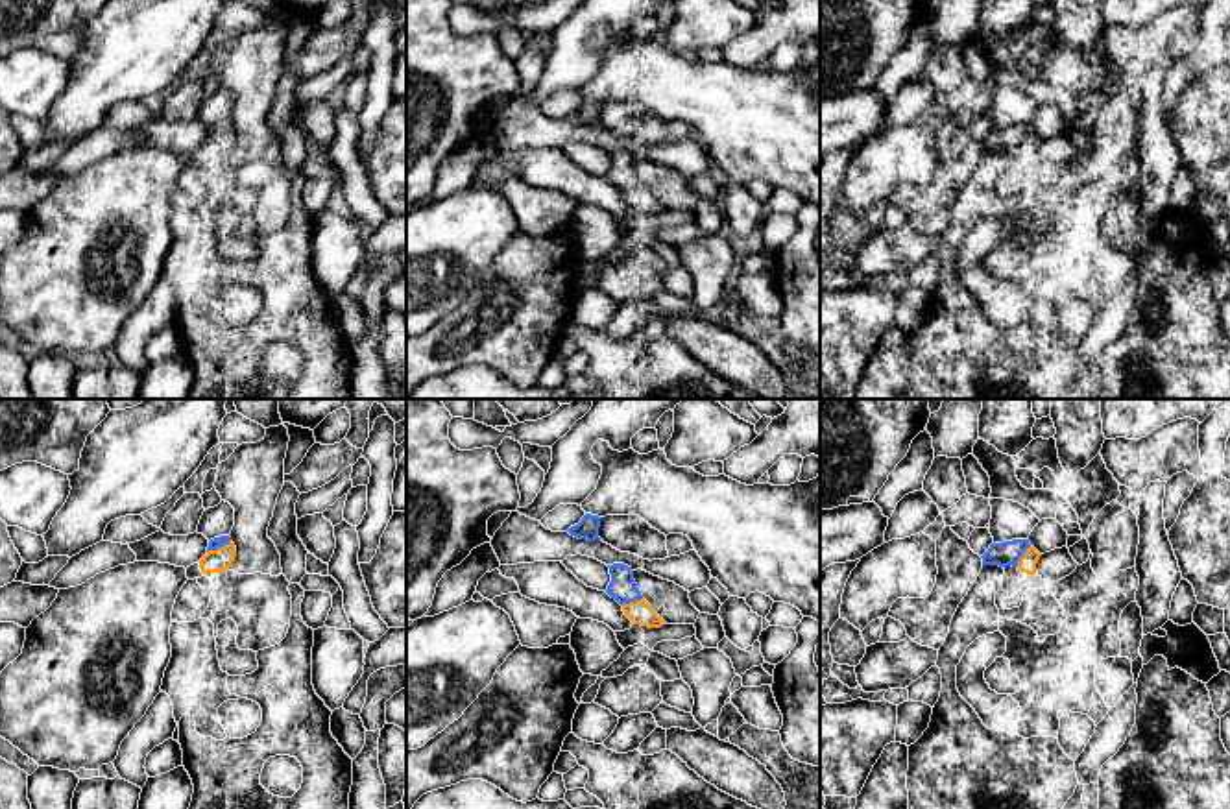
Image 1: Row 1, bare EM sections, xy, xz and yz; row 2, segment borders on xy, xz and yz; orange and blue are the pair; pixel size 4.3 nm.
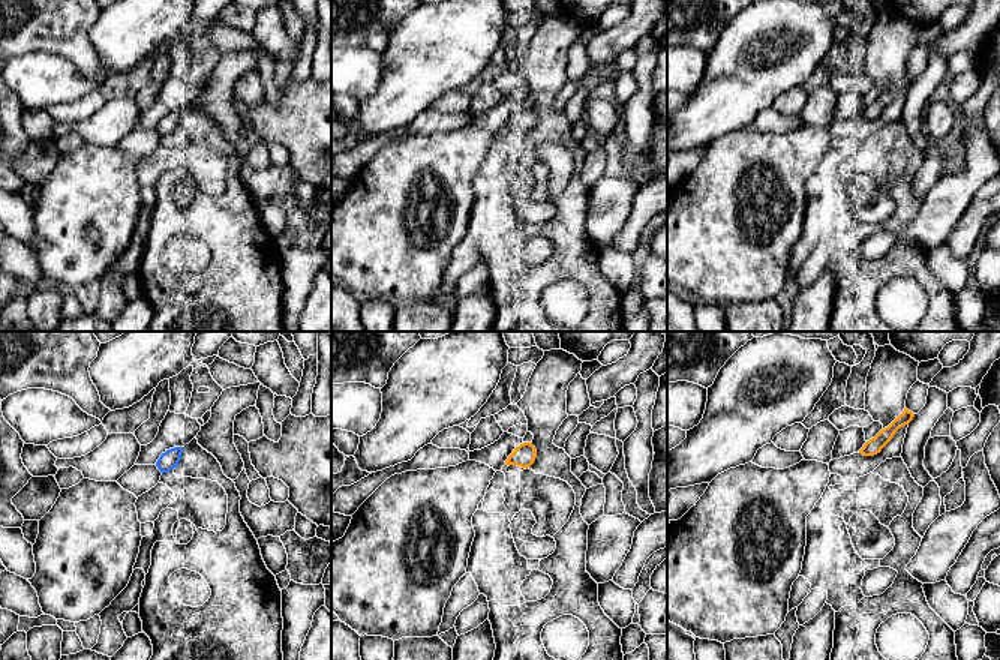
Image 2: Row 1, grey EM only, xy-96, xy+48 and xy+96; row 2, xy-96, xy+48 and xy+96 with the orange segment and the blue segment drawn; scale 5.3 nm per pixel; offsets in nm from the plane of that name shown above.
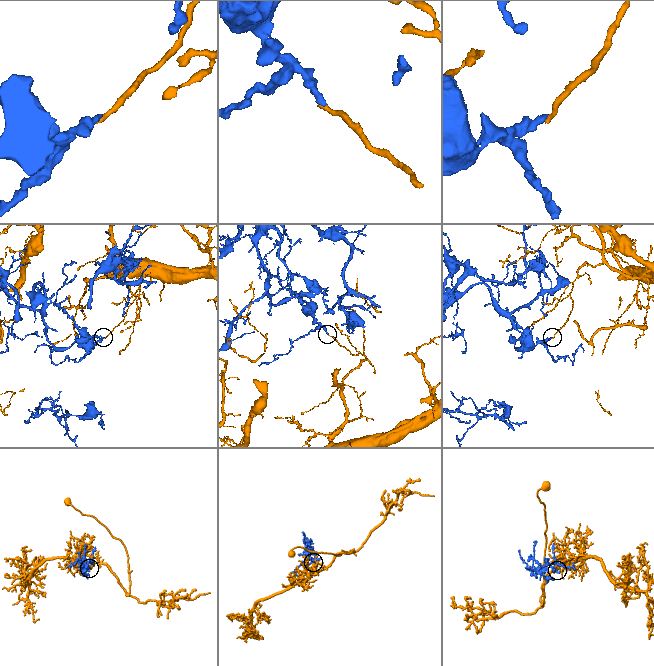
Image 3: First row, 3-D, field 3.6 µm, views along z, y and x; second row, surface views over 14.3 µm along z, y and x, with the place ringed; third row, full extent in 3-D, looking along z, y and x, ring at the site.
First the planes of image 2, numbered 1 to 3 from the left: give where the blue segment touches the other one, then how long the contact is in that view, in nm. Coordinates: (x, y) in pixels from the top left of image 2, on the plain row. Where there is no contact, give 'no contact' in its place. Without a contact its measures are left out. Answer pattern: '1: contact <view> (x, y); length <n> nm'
1: no contact
2: no contact
3: no contact

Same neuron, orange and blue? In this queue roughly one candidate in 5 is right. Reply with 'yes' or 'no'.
no

